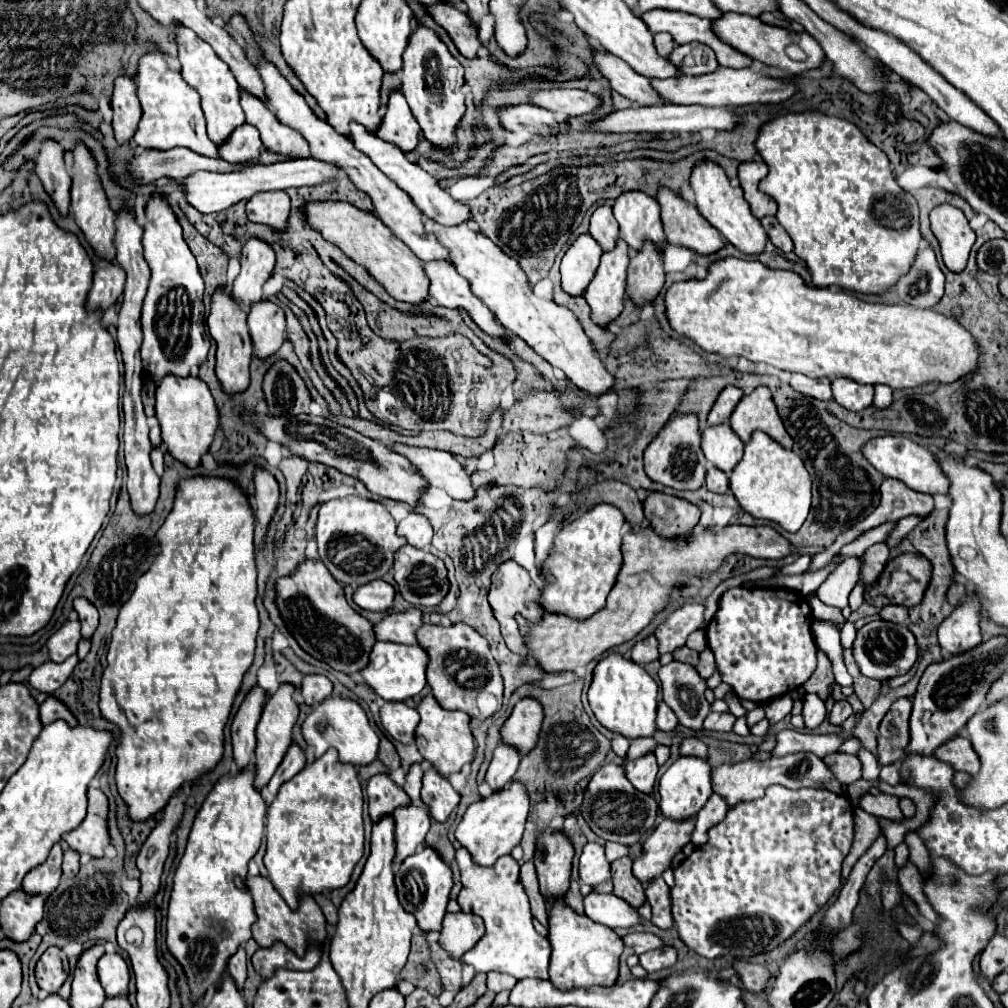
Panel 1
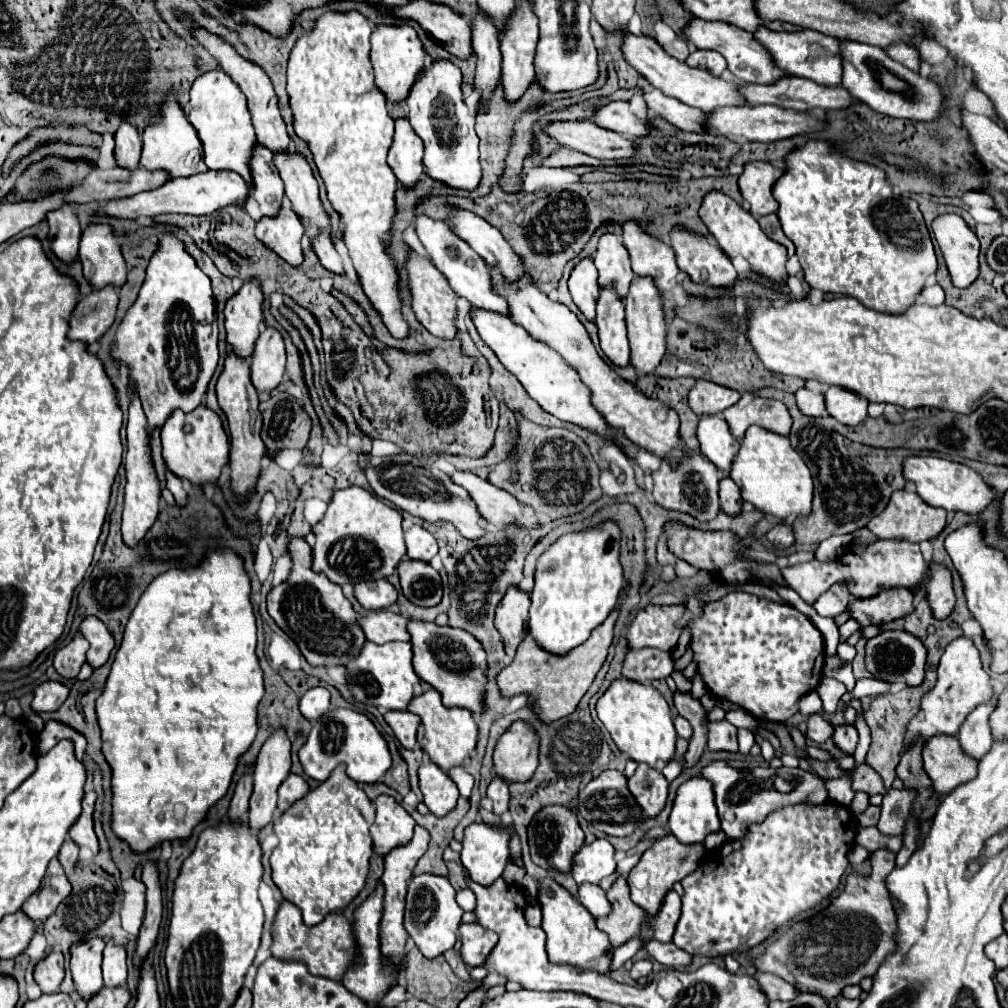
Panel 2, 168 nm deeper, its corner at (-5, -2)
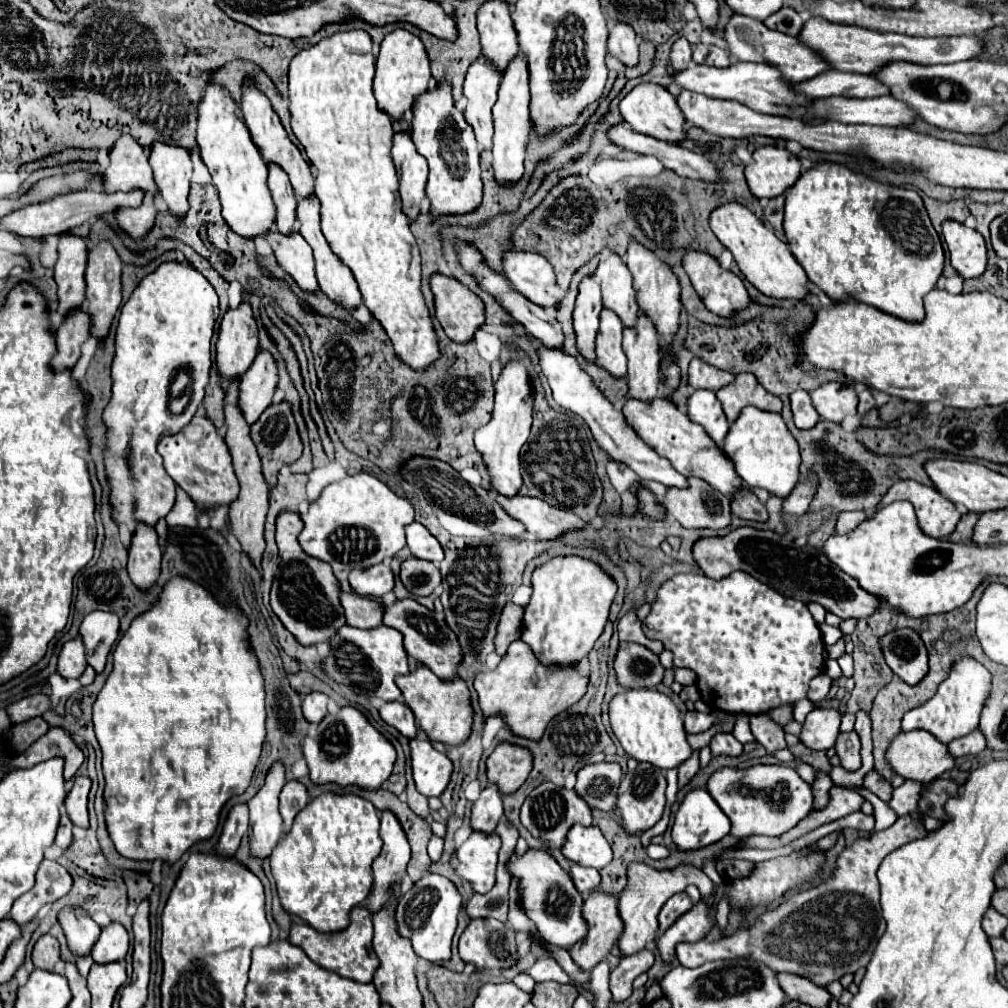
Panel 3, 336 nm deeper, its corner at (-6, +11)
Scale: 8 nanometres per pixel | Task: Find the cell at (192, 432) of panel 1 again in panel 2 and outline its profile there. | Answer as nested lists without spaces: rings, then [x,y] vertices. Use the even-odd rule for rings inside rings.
[[[203,404],[197,406],[193,412],[183,410],[171,412],[161,430],[161,442],[163,442],[163,460],[169,466],[169,470],[175,472],[177,476],[187,478],[191,484],[203,486],[205,482],[217,480],[221,468],[229,460],[229,440],[223,430],[221,418]]]

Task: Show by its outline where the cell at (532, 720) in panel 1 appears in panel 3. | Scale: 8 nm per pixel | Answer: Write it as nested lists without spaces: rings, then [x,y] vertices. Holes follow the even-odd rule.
[[[502,743],[488,757],[488,781],[494,783],[504,795],[510,795],[528,779],[530,767],[530,751],[524,751],[518,745]]]

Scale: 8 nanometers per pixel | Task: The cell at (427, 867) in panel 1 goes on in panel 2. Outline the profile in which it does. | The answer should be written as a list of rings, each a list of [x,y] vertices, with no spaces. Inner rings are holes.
[[[429,872],[411,876],[405,902],[405,930],[411,934],[413,942],[419,946],[423,956],[433,958],[455,946],[461,914],[463,910],[455,902],[455,890],[447,876],[429,874]]]

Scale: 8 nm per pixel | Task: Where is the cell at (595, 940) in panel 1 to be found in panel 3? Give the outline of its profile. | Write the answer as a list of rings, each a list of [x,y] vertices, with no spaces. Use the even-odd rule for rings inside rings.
[[[528,849],[524,855],[512,853],[506,867],[510,877],[518,881],[518,903],[522,911],[550,945],[570,949],[570,945],[586,935],[586,921],[582,919],[584,901],[578,895],[570,875],[556,863],[552,855],[542,849]]]

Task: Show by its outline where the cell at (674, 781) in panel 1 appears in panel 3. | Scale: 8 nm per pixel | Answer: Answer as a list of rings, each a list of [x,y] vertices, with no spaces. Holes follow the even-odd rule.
[[[694,789],[684,797],[670,833],[680,851],[694,851],[724,839],[730,821],[706,789]]]

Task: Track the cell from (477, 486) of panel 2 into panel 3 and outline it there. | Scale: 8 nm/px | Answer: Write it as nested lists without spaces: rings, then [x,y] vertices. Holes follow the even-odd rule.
[[[516,495],[514,499],[498,499],[504,511],[526,525],[528,533],[544,539],[556,539],[568,531],[582,531],[586,523],[572,511],[550,507],[546,501],[536,497]]]

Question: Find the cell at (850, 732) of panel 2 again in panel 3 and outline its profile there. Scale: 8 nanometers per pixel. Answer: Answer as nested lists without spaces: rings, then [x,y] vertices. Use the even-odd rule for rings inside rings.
[[[856,731],[840,733],[838,743],[836,743],[836,751],[840,757],[840,765],[846,771],[856,771],[862,765],[860,763],[860,739],[858,739]]]

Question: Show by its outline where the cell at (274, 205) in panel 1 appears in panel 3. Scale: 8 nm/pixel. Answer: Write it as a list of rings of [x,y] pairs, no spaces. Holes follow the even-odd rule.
[[[270,231],[266,241],[270,243],[278,265],[296,281],[296,285],[306,293],[316,293],[318,281],[310,245],[300,235],[282,235],[278,231]]]

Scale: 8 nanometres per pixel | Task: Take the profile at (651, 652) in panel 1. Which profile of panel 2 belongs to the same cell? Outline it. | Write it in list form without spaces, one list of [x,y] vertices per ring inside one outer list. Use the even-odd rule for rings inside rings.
[[[657,648],[629,650],[623,666],[623,676],[637,682],[651,682],[655,678],[667,678],[673,670],[673,658],[669,652]]]

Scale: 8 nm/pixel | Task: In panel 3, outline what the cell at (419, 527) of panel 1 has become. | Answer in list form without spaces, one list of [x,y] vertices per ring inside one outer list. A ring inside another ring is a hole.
[[[410,523],[410,527],[406,527],[406,541],[408,541],[408,549],[416,559],[426,559],[432,563],[440,563],[444,559],[444,551],[440,547],[440,543],[436,541],[436,537],[430,535],[430,531],[422,525],[422,523]]]

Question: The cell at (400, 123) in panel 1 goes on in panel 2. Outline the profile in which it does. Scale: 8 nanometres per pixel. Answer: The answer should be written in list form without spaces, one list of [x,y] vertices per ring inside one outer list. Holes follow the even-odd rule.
[[[395,118],[395,138],[389,148],[387,164],[407,188],[413,188],[423,174],[421,158],[423,140],[413,132],[407,118]]]

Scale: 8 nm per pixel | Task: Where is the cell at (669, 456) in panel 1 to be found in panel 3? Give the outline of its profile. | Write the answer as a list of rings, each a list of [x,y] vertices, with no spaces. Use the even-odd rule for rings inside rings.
[[[690,477],[690,487],[686,491],[668,489],[662,499],[666,511],[686,529],[724,529],[732,523],[730,499],[718,495],[702,479]]]

